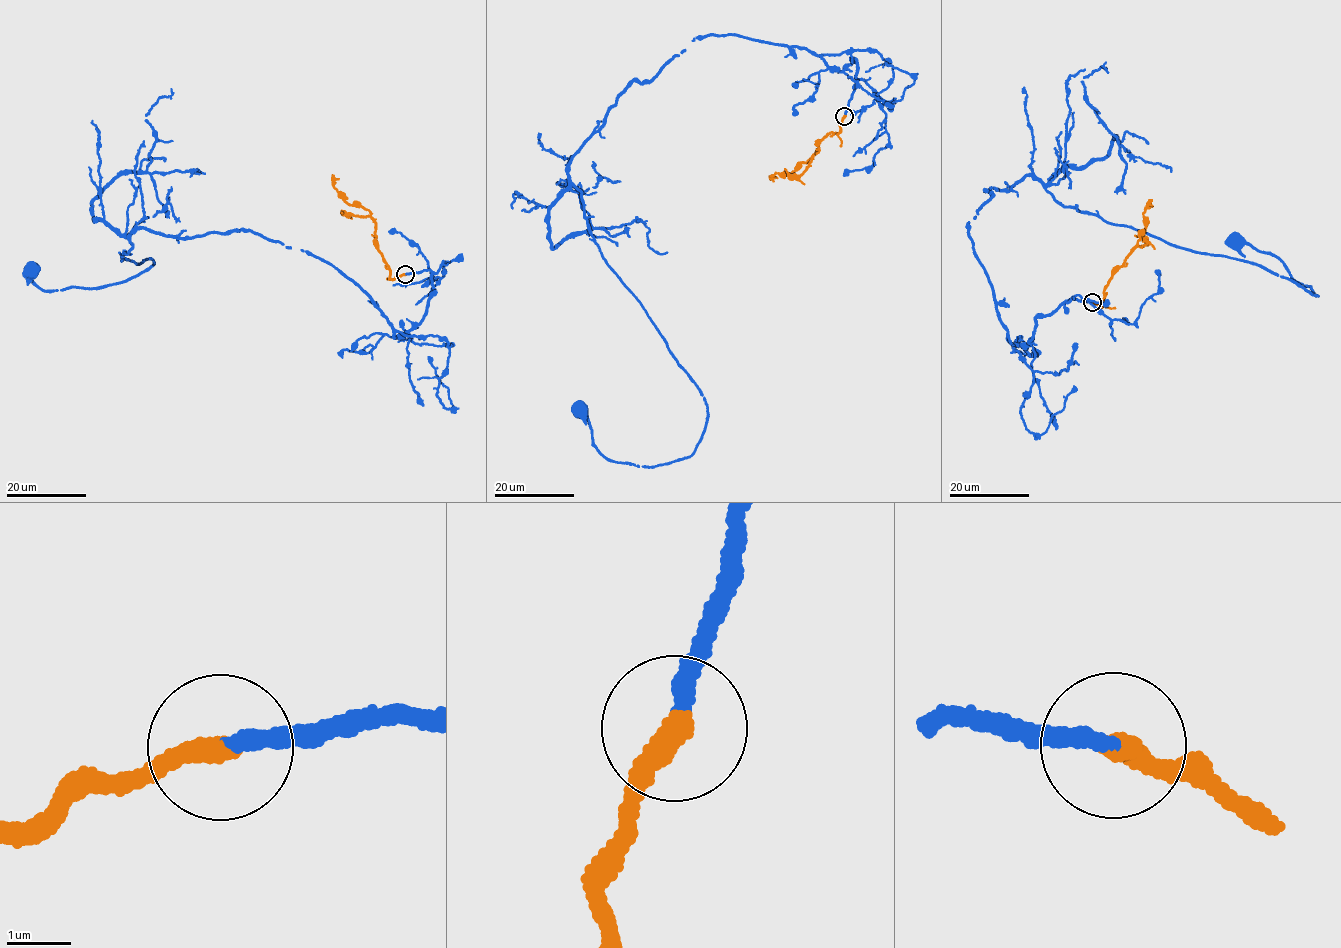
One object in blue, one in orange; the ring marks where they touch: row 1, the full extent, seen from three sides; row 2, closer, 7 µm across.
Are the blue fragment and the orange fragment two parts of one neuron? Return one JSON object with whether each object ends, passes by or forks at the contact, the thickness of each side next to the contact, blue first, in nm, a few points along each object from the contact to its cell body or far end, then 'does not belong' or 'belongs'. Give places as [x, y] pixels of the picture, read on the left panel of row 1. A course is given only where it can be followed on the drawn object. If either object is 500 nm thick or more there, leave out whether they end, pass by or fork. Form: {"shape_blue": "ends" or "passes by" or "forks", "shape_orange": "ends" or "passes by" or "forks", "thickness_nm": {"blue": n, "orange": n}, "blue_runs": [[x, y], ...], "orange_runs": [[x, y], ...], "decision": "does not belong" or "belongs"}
{"shape_blue": "ends", "shape_orange": "ends", "thickness_nm": {"blue": 240, "orange": 360}, "blue_runs": [[405, 274], [435, 290], [395, 338], [248, 230], [141, 227], [120, 260], [155, 263], [111, 284], [32, 270]], "orange_runs": [[405, 274], [390, 278], [389, 266], [375, 238], [375, 224], [370, 212], [345, 201], [334, 186], [332, 176]], "decision": "belongs"}

